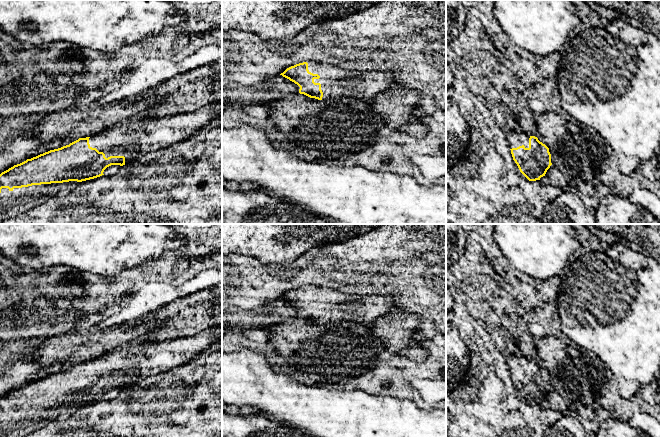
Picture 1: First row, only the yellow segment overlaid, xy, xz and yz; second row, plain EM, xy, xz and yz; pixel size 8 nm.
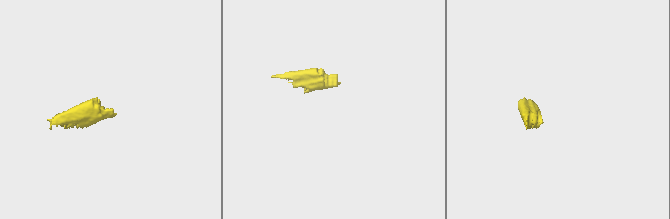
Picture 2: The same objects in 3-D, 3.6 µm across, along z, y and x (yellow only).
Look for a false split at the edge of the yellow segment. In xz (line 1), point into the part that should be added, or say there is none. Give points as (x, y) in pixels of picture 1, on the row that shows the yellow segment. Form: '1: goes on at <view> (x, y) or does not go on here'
1: goes on at xz (335, 81)

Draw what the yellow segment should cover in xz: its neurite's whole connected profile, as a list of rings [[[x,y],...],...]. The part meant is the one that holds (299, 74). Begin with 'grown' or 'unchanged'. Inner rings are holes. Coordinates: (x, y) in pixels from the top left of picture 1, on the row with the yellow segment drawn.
grown; [[[309,61],[291,66],[280,75],[297,84],[299,93],[310,98],[353,97],[369,100],[396,84],[397,72],[351,70]]]

